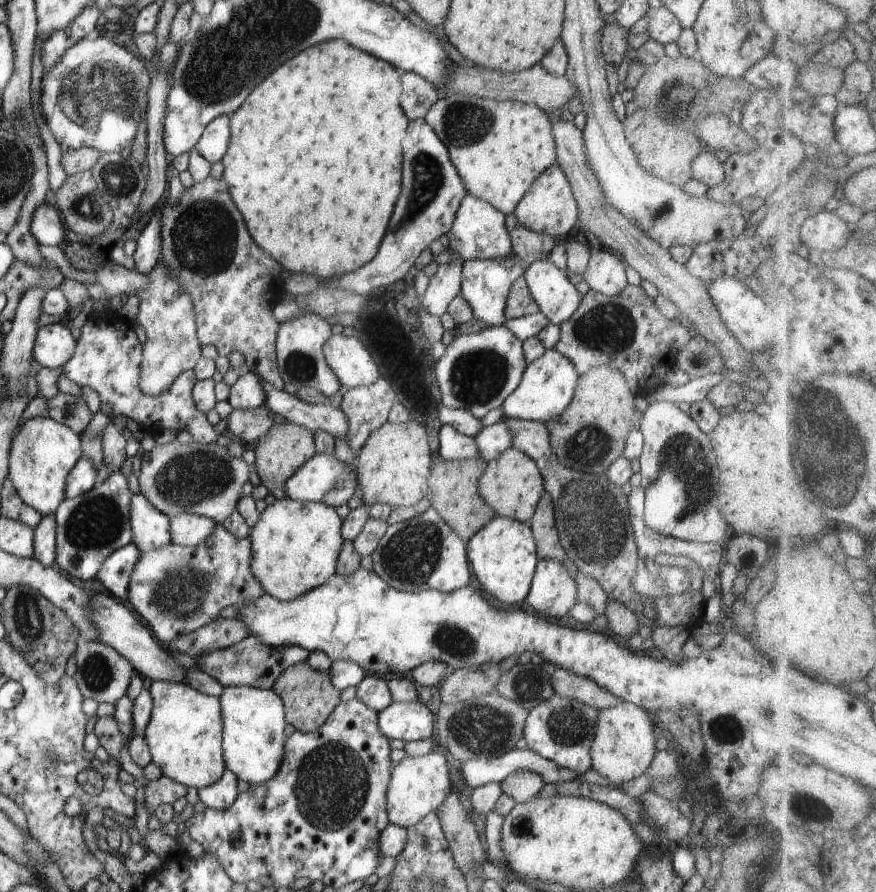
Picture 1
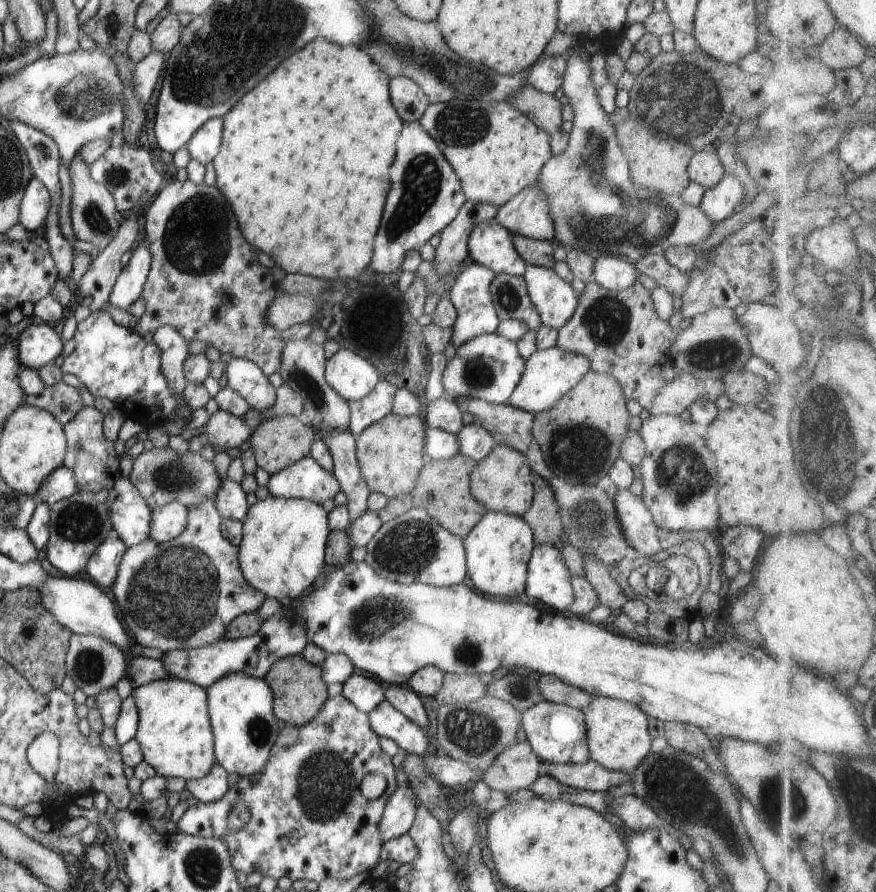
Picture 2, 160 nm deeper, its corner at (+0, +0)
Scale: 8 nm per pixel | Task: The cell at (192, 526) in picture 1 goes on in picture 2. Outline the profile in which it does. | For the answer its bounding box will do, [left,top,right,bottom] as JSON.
[150,502,189,544]

